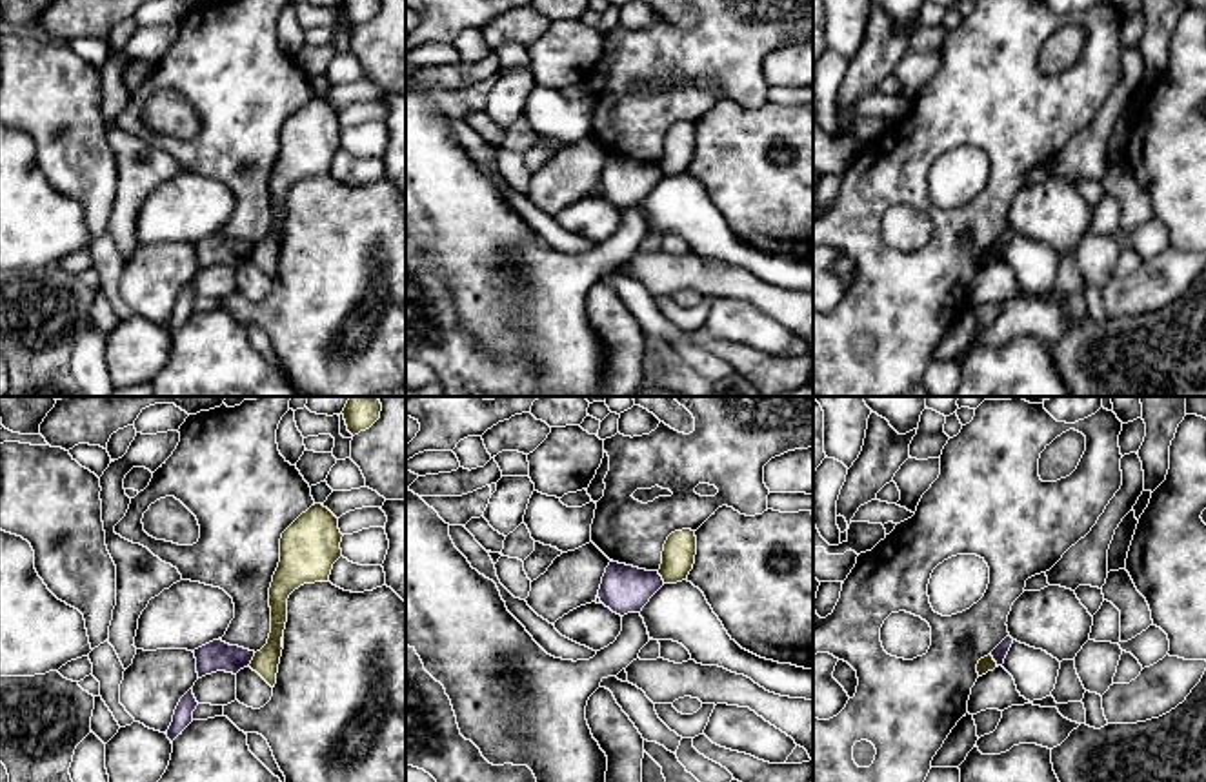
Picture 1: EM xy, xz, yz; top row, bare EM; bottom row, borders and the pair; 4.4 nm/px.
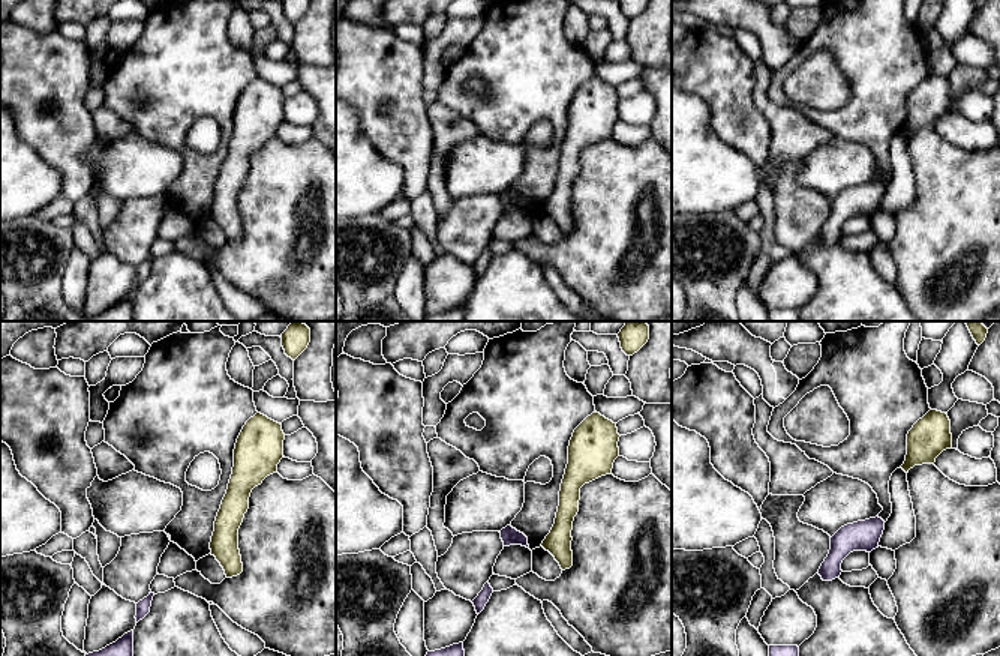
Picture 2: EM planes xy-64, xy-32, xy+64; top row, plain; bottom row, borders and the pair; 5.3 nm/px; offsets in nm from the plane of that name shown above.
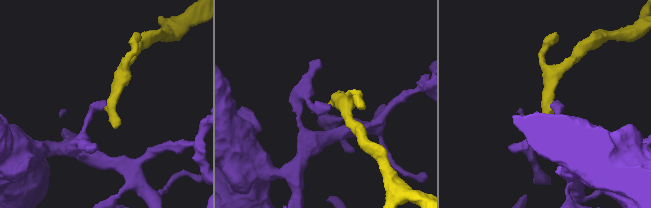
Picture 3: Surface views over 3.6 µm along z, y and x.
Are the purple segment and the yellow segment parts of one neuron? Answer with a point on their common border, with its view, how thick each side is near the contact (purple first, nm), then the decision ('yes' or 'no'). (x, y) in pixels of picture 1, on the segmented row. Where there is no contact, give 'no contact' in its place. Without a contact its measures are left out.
xy (251, 659) | 140/120 nm | no

